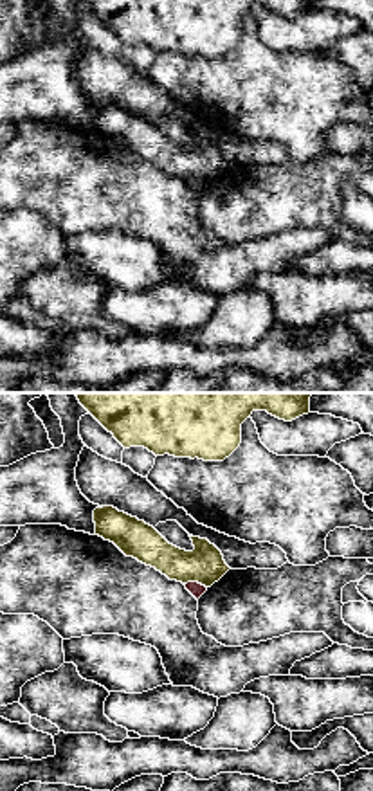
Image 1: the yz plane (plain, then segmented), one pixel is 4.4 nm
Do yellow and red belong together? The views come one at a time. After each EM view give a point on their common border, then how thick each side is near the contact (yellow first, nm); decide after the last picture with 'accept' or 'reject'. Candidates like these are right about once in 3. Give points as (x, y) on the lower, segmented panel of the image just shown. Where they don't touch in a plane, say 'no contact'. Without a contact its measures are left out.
meets yellow at (195, 581); 170 nm thick on the yellow side, 70 nm on the other

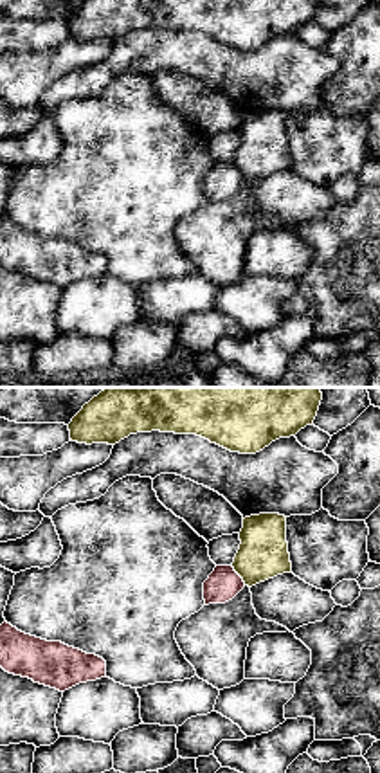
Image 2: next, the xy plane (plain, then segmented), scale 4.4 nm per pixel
meets yellow at (238, 573); 220 nm thick on the yellow side, 150 nm on the other

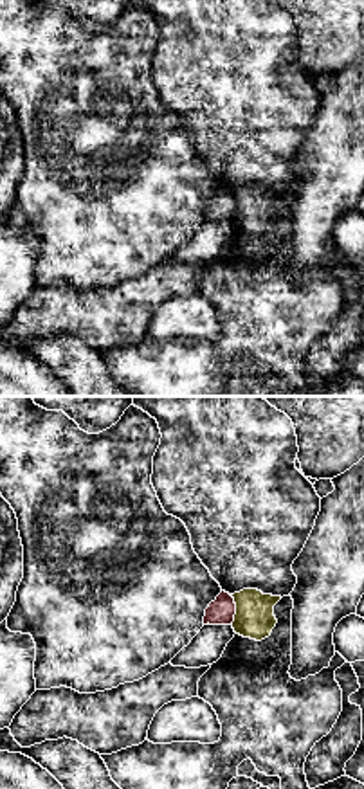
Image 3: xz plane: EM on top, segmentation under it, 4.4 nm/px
meets yellow at (236, 609); 180 nm thick on the yellow side, 120 nm on the other

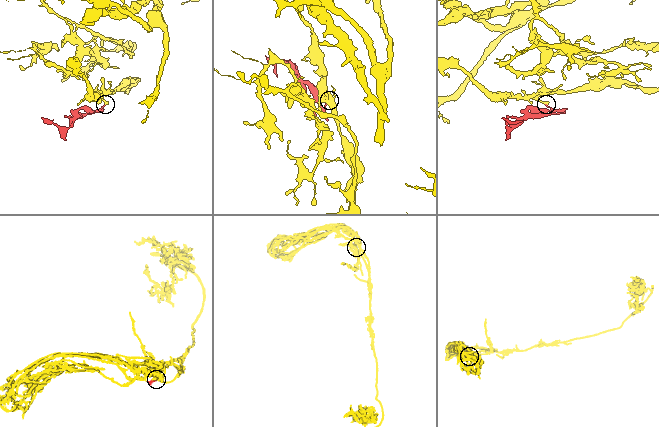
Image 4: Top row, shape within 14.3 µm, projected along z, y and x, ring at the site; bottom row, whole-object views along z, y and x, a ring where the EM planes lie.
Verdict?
reject

